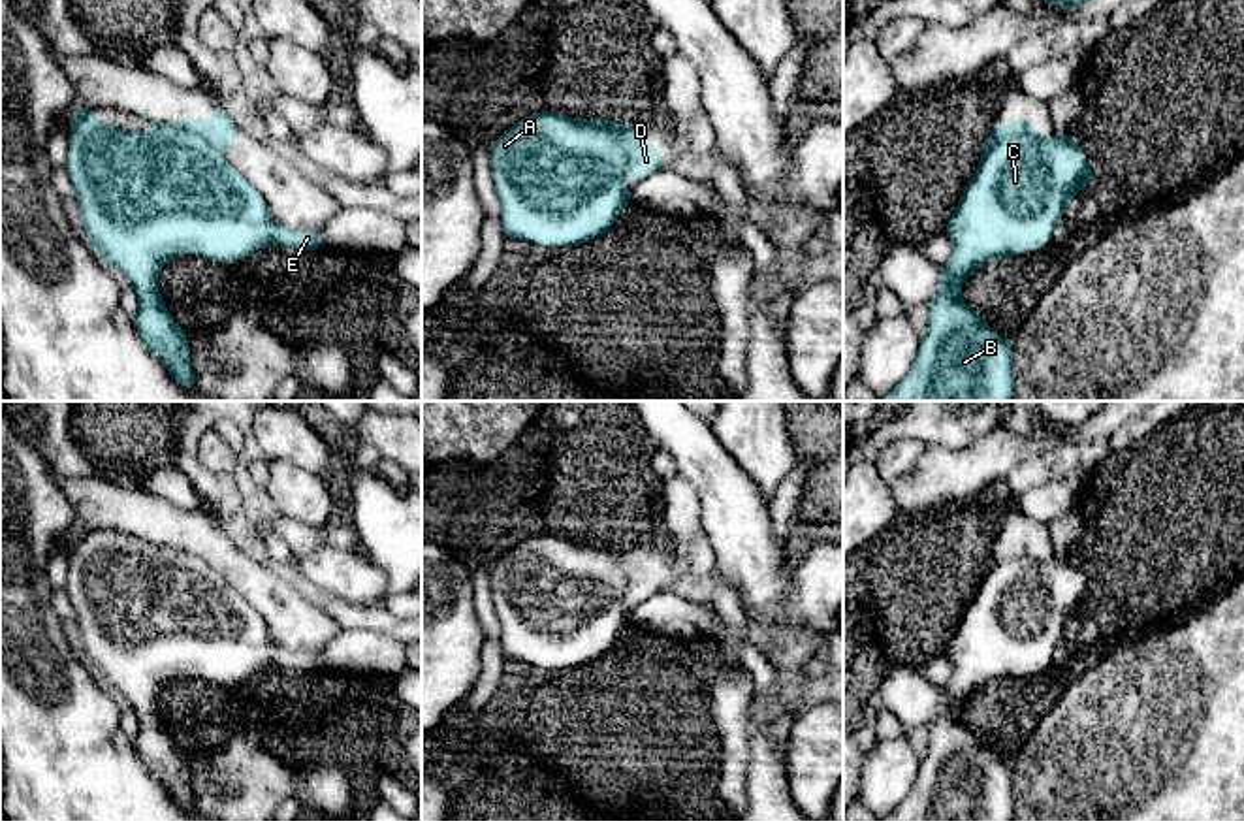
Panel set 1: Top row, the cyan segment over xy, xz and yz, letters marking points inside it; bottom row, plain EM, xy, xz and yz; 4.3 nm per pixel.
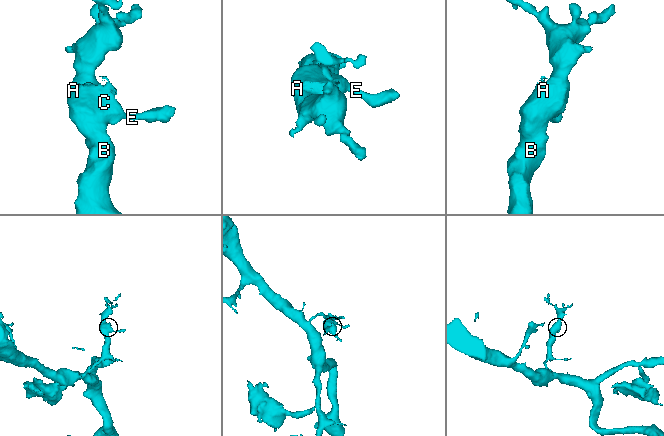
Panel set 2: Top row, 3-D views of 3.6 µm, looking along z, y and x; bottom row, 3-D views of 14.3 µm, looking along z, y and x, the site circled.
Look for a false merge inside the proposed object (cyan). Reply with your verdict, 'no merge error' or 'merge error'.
merge error

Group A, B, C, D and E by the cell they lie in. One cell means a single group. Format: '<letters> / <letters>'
A B C E / D

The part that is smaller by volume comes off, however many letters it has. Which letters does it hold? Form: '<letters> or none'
D

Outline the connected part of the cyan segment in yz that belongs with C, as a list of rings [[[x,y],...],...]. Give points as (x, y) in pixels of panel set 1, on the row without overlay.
[[[1054,554],[1045,563],[1035,559],[986,565],[981,574],[988,582],[988,618],[981,618],[977,589],[945,650],[952,676],[941,689],[937,716],[928,725],[928,753],[920,759],[915,785],[881,821],[1014,821],[1013,765],[986,748],[982,738],[960,719],[960,710],[990,682],[1045,670],[1063,631],[1075,623],[1084,604],[1095,601],[1095,595],[1071,554]]]

